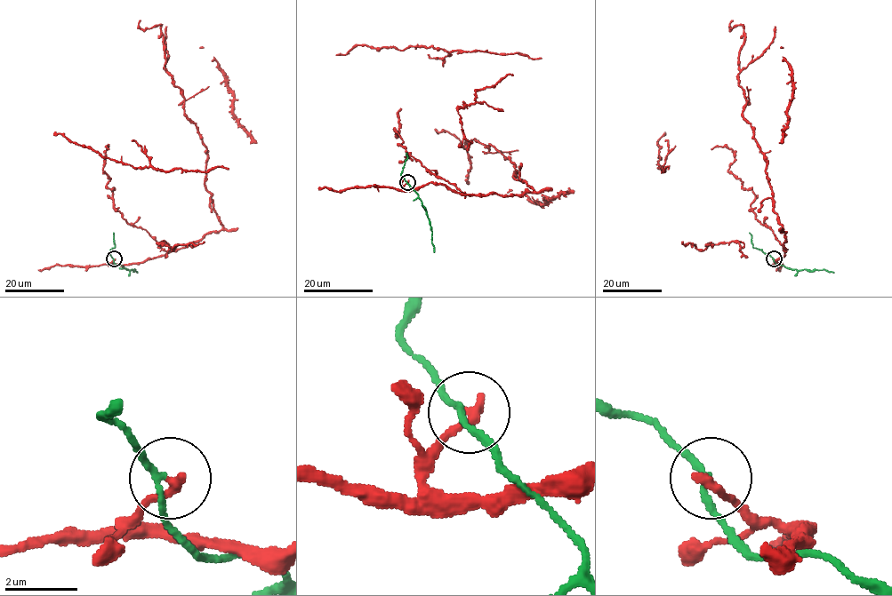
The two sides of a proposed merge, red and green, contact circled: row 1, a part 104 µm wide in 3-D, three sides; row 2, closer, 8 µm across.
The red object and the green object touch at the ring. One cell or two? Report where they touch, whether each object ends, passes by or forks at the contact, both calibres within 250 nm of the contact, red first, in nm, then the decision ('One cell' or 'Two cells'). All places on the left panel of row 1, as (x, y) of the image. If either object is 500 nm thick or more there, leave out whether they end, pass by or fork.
Place: (114, 258). At the ring red ends. At the ring green passes by. Thickness 280 nm (red) against 150 nm. Two cells

